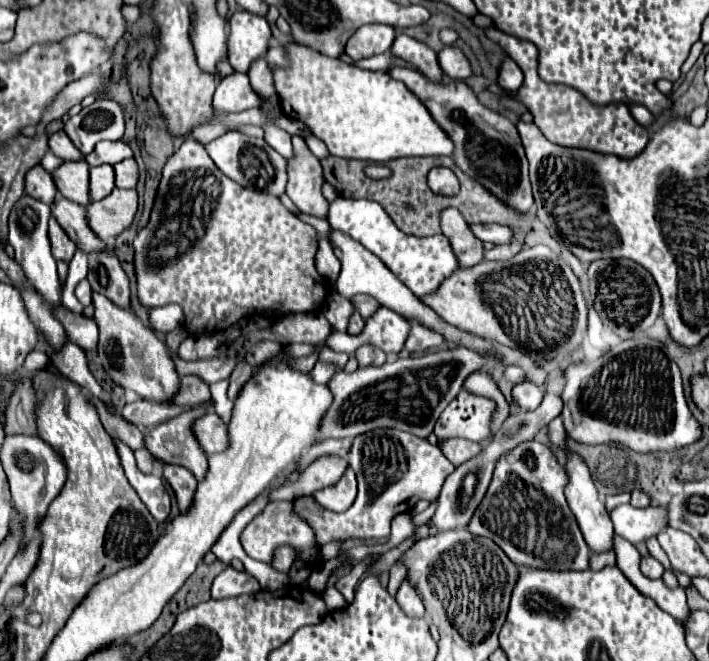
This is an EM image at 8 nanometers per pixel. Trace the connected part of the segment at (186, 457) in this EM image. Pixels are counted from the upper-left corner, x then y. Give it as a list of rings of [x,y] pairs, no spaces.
[[[212,400],[202,402],[202,404],[196,406],[196,408],[184,410],[182,414],[170,418],[170,420],[158,424],[158,426],[154,426],[154,428],[148,432],[148,436],[144,438],[144,448],[146,448],[154,458],[160,458],[160,460],[164,460],[164,462],[168,462],[168,464],[178,464],[178,466],[188,468],[188,470],[196,476],[198,482],[204,480],[206,470],[208,470],[208,454],[200,448],[200,442],[196,440],[196,436],[194,436],[194,432],[192,432],[192,424],[194,424],[200,416],[206,416],[210,410],[214,410],[214,402],[212,402]]]

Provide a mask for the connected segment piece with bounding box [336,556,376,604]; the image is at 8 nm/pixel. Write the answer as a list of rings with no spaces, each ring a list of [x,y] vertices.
[[[372,556],[372,558],[364,560],[364,562],[360,562],[360,564],[356,564],[350,572],[346,572],[344,576],[338,578],[336,588],[338,588],[340,594],[344,596],[346,604],[352,604],[352,600],[354,600],[354,588],[356,588],[356,584],[358,584],[358,580],[366,574],[366,566],[370,566],[370,562],[372,562],[374,558],[376,558],[376,556]]]

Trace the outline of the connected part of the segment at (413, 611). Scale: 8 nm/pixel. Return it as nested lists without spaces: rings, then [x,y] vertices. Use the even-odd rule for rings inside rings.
[[[404,580],[400,590],[398,590],[398,596],[396,596],[396,602],[400,604],[400,608],[412,616],[412,618],[422,618],[424,616],[424,604],[422,600],[416,596],[414,588]]]

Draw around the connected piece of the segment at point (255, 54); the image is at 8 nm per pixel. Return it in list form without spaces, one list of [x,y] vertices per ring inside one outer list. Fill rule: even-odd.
[[[234,12],[230,18],[228,60],[234,70],[248,72],[254,60],[264,58],[270,48],[272,30],[264,16],[252,12]]]

